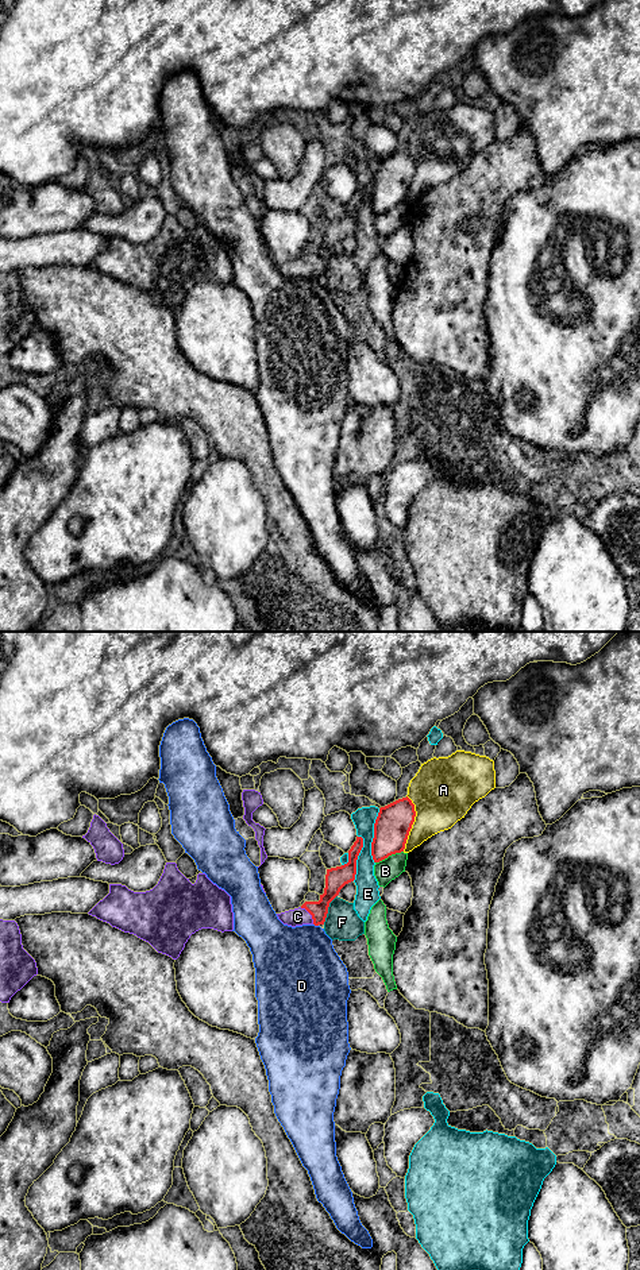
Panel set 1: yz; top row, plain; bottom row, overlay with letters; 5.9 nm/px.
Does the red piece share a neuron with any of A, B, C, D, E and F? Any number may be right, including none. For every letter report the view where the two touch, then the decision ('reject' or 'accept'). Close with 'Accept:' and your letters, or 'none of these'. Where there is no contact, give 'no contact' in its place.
A: meets red in yz; reject
B: meets red in yz; reject
C: meets red in yz; accept
D: meets red in yz; reject
E: meets red in yz; reject
F: meets red in yz; reject
Accept: C

